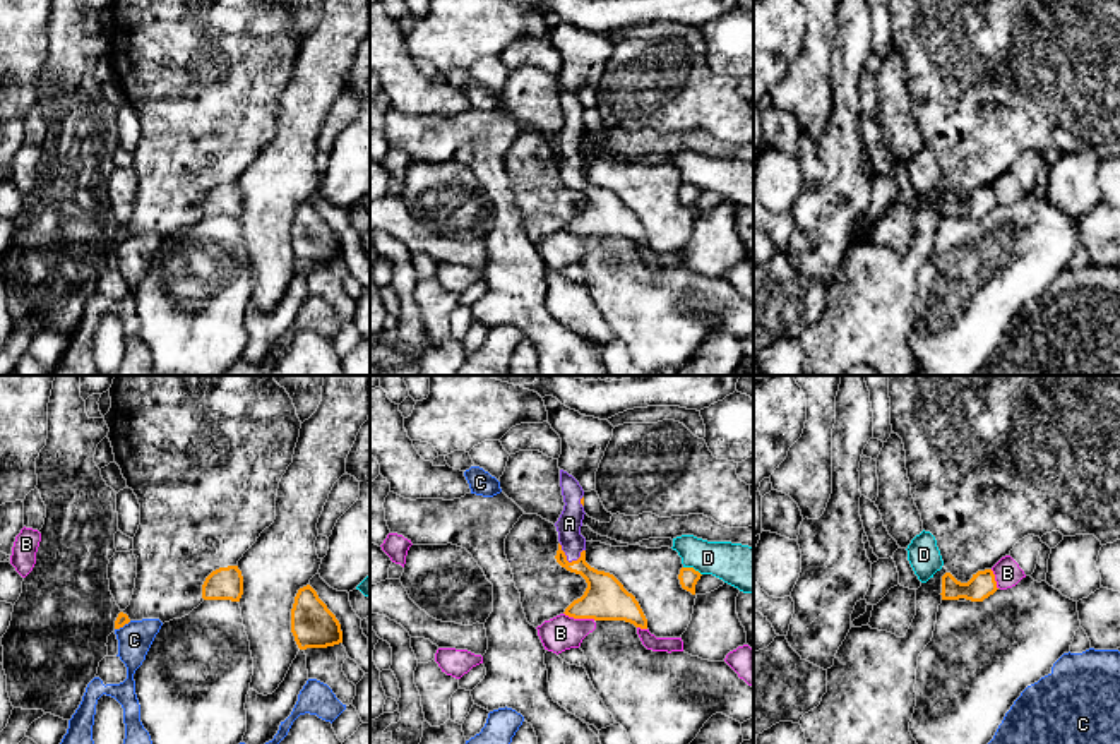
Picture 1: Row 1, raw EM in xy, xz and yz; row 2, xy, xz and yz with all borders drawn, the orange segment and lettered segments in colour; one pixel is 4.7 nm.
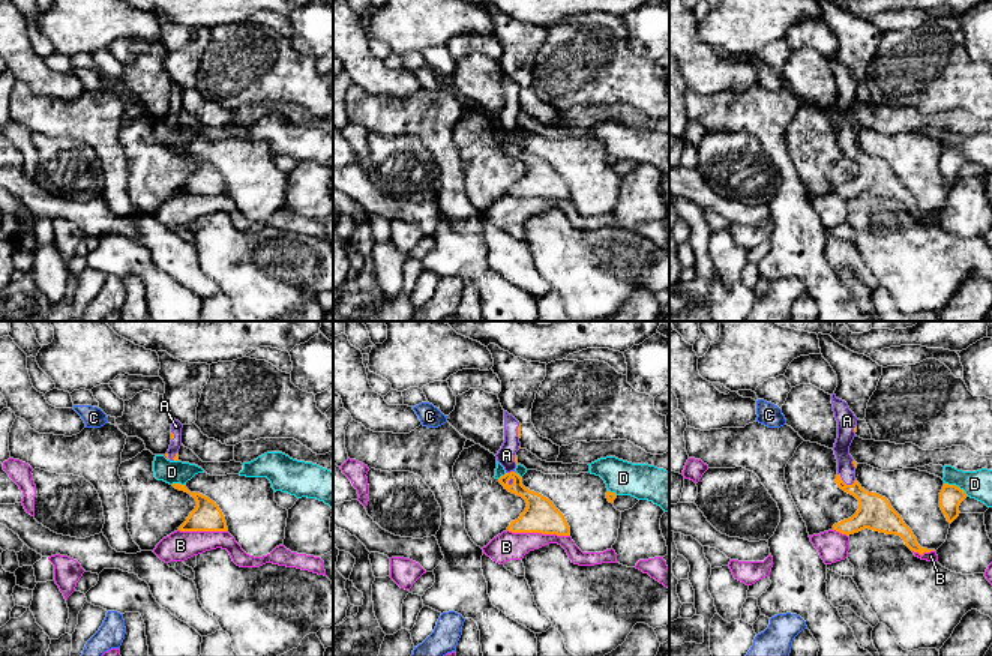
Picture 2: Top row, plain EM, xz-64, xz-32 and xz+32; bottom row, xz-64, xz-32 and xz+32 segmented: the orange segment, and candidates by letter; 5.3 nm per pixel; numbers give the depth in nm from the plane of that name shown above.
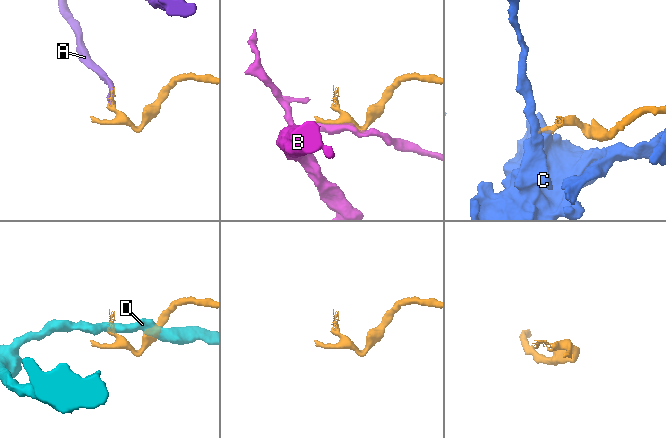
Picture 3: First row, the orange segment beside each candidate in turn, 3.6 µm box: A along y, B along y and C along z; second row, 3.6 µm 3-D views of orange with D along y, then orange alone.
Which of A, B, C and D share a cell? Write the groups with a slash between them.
A / B / C / D

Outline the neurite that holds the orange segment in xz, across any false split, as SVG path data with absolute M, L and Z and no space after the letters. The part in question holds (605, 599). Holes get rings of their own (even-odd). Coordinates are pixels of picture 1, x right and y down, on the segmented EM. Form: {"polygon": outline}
{"polygon": "M560 470L560 487L565 506L555 523L560 542L555 559L587 583L584 595L574 600L563 614L574 619L625 621L647 629L647 619L635 597L613 574L598 571L586 562L586 538L581 535L586 514L582 487L563 470Z"}

